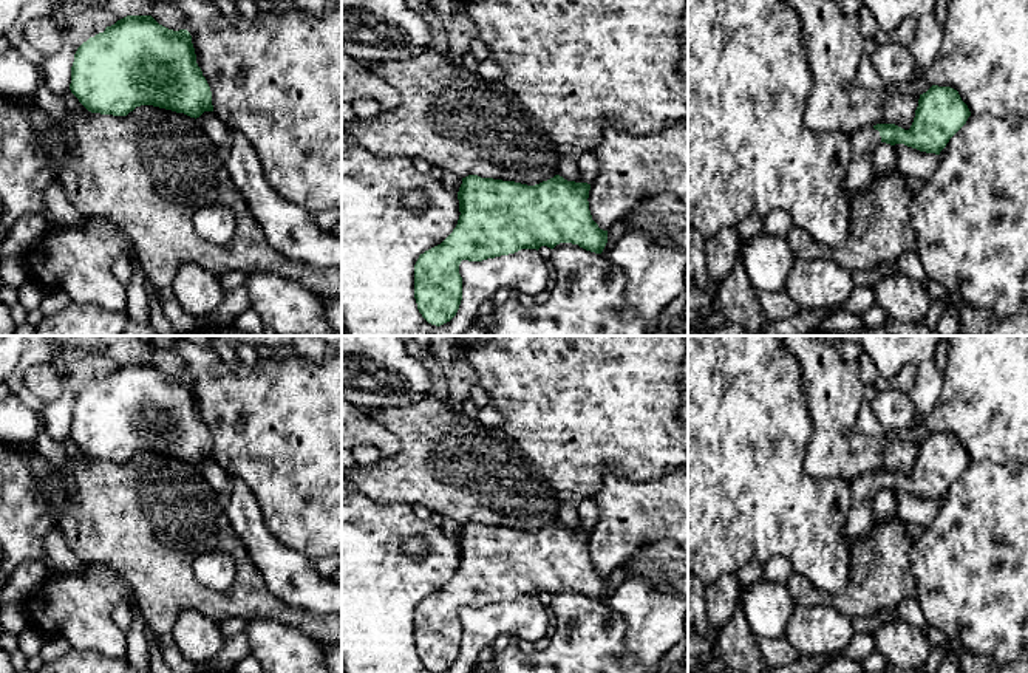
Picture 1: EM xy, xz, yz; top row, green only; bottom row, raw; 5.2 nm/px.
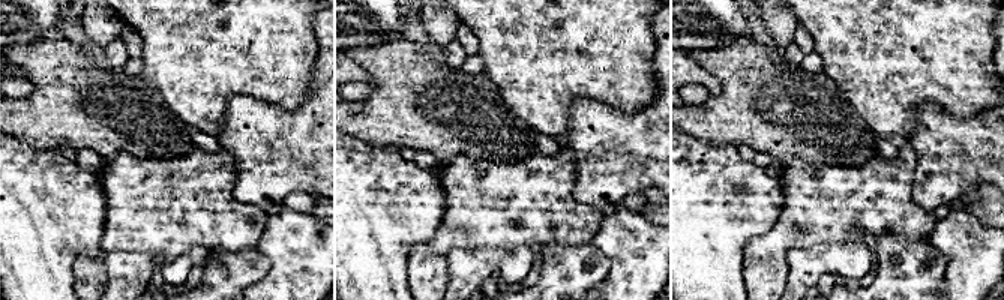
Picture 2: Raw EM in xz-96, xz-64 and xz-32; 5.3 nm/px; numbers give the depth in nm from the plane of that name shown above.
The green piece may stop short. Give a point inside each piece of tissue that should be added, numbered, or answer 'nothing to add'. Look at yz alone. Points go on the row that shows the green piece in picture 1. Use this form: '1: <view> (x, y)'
1: yz (860, 174)

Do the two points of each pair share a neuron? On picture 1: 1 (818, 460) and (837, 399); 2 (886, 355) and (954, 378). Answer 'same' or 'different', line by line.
1: same
2: different

